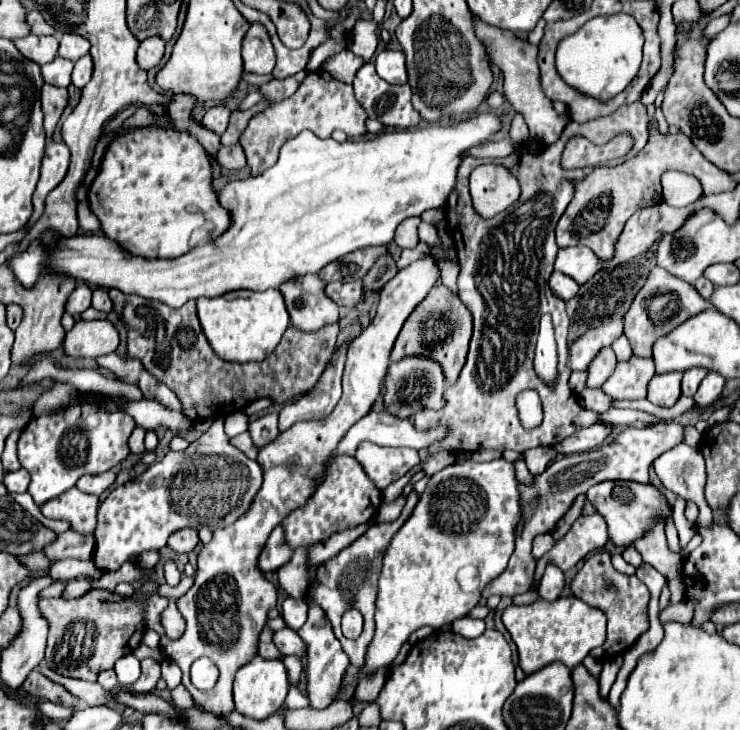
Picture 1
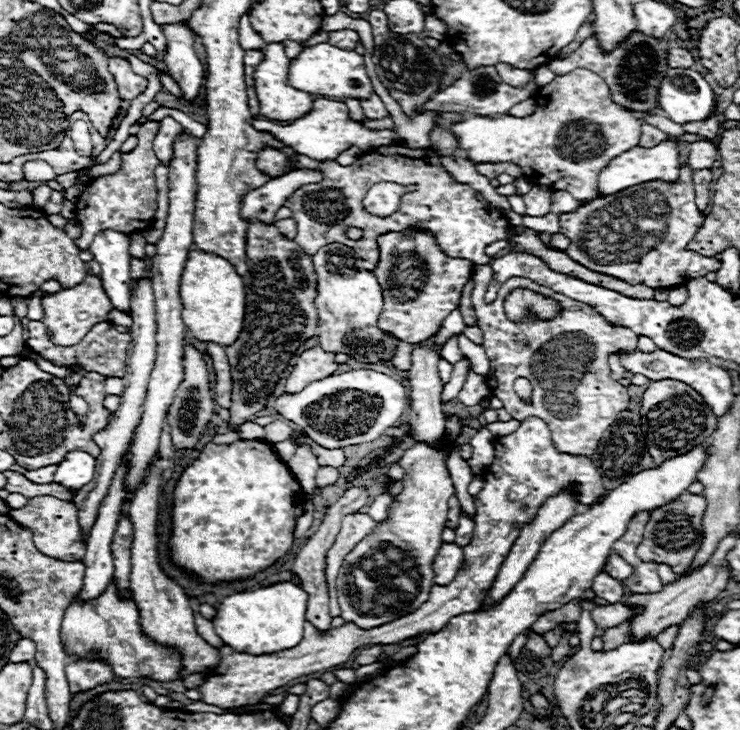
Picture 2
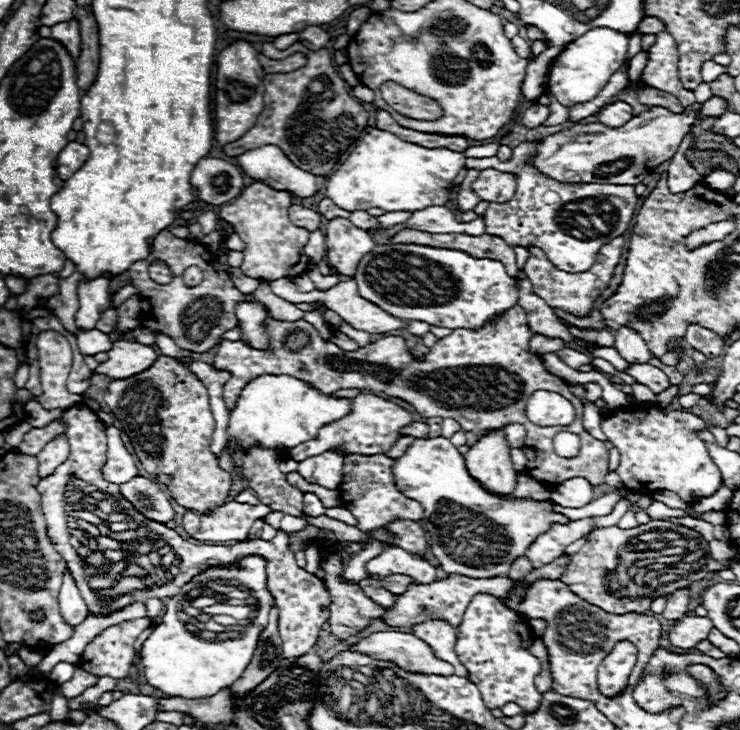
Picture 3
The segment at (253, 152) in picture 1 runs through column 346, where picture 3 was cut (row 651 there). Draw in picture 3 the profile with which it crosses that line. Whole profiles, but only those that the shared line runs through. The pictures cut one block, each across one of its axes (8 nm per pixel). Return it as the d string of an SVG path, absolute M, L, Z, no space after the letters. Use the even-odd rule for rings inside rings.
M150 618L126 620L96 636L80 658L80 668L94 676L124 678L134 658L134 642L150 626Z

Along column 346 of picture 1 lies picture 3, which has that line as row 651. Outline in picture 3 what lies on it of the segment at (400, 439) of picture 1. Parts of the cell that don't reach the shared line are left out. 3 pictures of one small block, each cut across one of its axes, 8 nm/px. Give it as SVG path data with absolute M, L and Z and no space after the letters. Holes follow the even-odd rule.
M434 620L434 622L424 622L422 626L414 626L412 632L432 648L436 658L454 664L456 675L468 676L468 671L459 662L456 650L454 650L456 648L456 628L454 626L442 620Z

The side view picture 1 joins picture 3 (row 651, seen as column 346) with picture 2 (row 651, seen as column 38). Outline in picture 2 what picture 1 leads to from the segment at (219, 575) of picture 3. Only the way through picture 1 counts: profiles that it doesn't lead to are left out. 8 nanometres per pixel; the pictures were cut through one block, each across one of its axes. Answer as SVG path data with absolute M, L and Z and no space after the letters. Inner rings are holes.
M280 582L252 592L232 594L222 600L214 618L214 630L232 650L246 654L272 654L296 646L304 634L306 622L306 592L292 584Z

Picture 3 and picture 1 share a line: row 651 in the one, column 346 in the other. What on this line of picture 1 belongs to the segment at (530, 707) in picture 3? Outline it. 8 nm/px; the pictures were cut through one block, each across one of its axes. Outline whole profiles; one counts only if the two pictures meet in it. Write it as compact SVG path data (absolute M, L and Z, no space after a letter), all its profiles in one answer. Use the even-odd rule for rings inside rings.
M330 456L328 466L322 474L322 480L318 482L314 494L306 500L304 506L298 506L298 510L292 510L284 520L284 538L290 548L298 548L304 544L318 544L328 540L332 534L356 528L358 524L368 522L374 512L378 510L382 502L382 492L370 482L370 478L364 474L362 466L352 456ZM370 504L372 504L372 516L370 516Z

